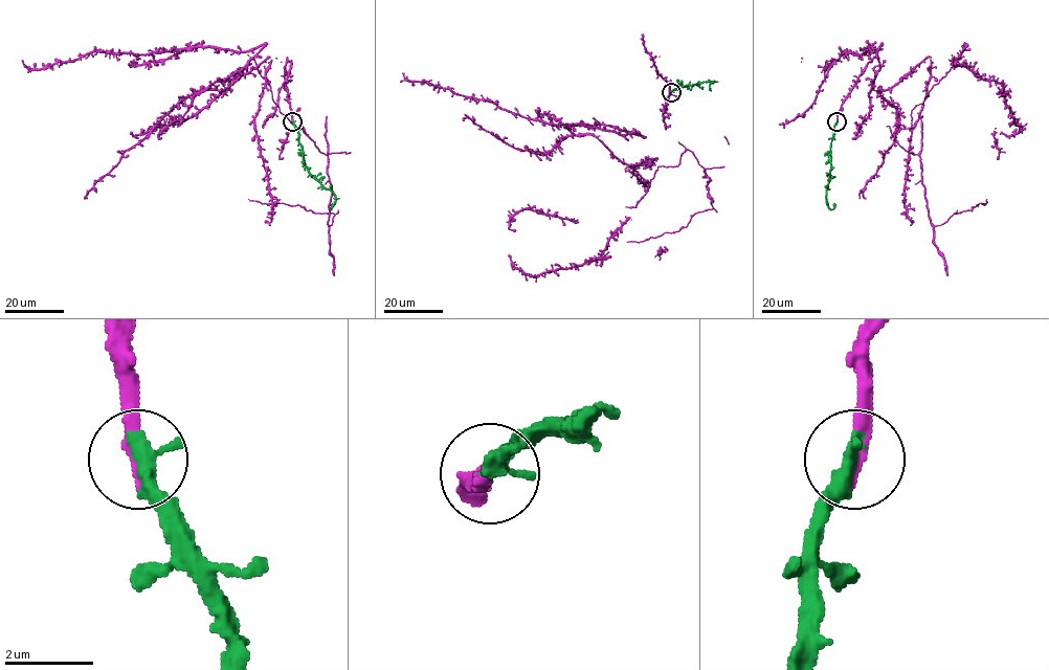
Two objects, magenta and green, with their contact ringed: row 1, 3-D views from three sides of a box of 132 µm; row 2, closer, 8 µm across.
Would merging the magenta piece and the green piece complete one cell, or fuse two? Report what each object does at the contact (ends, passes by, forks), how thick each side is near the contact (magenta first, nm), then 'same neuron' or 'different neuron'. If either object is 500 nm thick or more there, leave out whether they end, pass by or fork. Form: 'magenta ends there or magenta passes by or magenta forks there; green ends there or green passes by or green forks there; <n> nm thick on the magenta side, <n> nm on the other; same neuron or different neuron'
magenta ends there; green ends there; 320 nm thick on the magenta side, 440 nm on the other; same neuron

